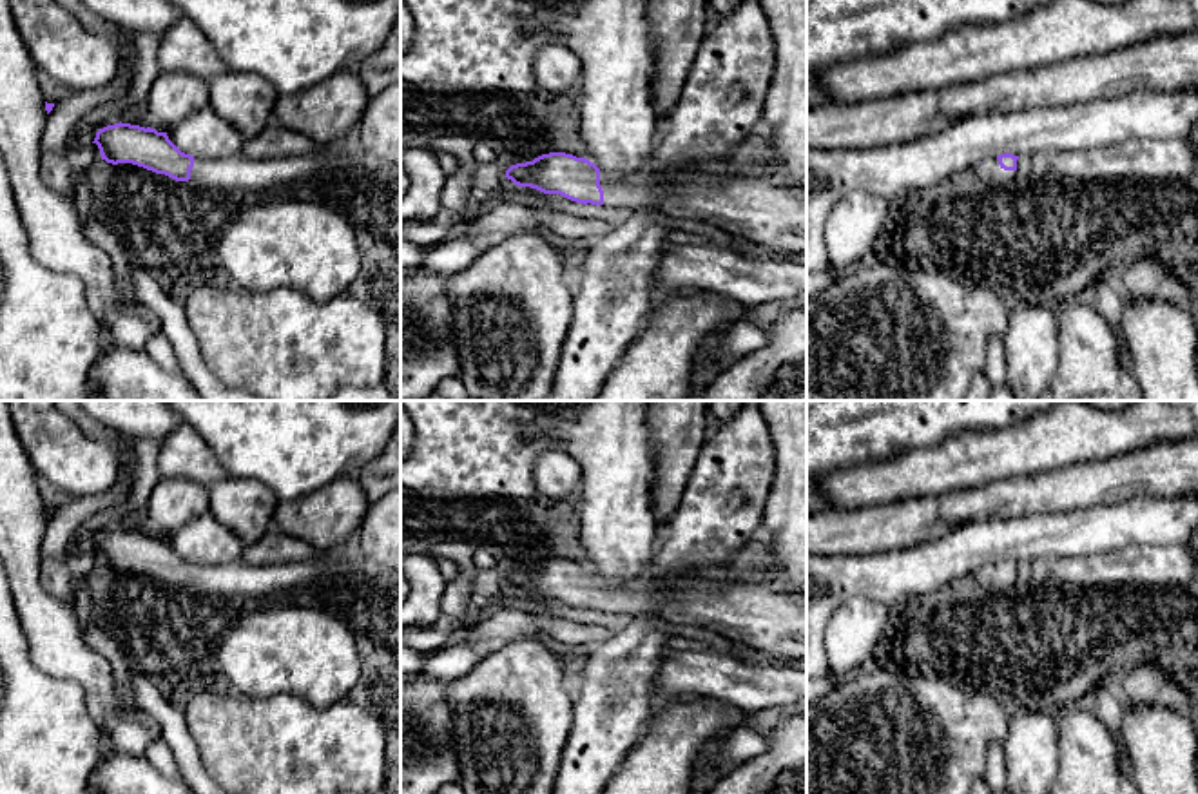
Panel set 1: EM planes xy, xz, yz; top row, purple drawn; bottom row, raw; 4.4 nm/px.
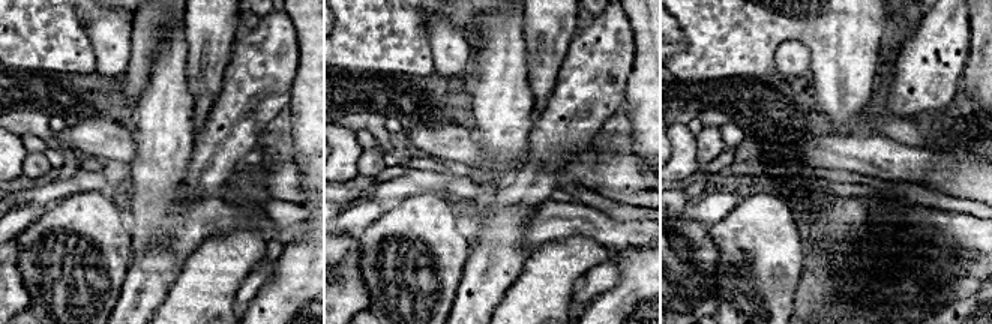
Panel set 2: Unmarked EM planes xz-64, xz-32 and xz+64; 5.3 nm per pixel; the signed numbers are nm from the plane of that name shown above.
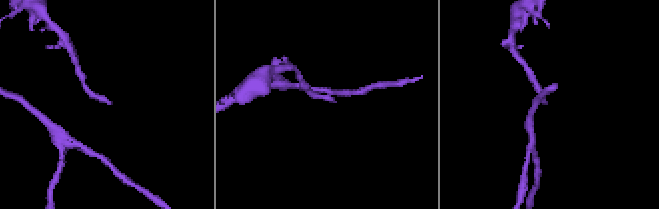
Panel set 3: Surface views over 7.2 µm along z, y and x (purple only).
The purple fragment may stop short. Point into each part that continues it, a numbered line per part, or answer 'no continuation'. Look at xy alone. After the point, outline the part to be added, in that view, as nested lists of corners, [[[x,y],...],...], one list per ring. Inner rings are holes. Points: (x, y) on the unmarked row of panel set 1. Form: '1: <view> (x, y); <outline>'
1: xy (267, 582); [[[355,551],[323,555],[315,562],[292,562],[283,566],[248,566],[241,560],[225,566],[194,564],[190,589],[205,595],[245,595],[263,602],[304,593],[310,586],[339,576],[362,576],[373,573]]]

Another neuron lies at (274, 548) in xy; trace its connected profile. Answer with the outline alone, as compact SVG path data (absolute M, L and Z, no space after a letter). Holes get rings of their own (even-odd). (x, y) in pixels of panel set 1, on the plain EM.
M272 522L259 540L245 546L241 562L248 566L283 566L292 562L315 562L321 557L308 542L286 535Z

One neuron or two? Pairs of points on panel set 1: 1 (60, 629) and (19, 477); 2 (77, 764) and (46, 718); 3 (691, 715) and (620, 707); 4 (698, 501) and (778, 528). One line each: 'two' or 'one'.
1: one
2: one
3: two
4: two

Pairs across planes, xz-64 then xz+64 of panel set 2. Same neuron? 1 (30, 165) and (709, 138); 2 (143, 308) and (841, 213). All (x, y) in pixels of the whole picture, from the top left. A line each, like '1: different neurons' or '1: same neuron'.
1: same neuron
2: same neuron

